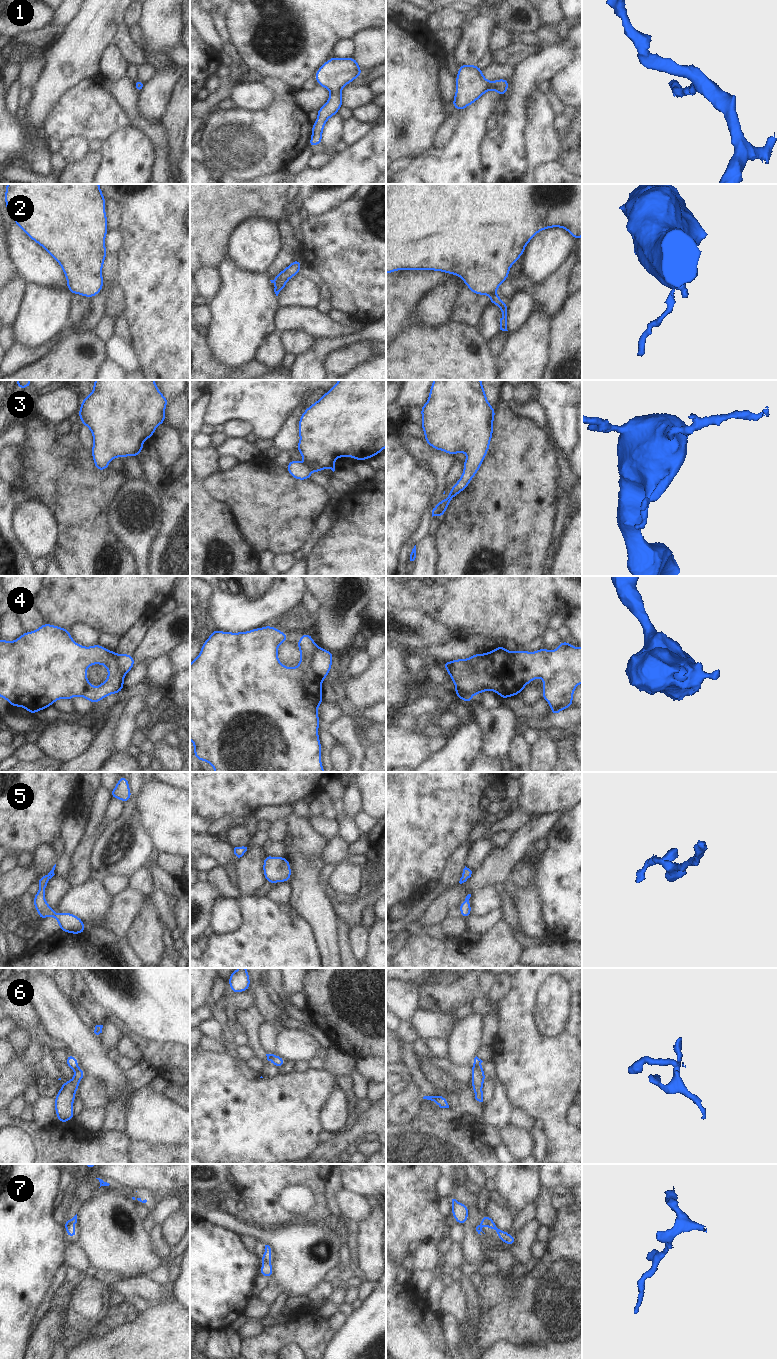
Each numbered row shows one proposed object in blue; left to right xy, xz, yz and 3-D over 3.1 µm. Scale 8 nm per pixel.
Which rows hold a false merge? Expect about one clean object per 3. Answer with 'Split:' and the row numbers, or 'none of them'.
Split: 2, 4, 6, 7

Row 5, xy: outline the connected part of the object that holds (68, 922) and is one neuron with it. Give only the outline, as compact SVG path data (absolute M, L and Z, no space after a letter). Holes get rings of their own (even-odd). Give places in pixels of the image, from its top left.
M56 864L53 866L52 870L45 874L43 877L37 880L39 884L39 890L37 894L33 897L33 903L35 905L35 910L39 914L40 920L46 917L54 917L60 926L60 930L71 934L81 934L85 932L84 922L72 913L55 913L54 909L45 900L45 889L48 881L55 875Z

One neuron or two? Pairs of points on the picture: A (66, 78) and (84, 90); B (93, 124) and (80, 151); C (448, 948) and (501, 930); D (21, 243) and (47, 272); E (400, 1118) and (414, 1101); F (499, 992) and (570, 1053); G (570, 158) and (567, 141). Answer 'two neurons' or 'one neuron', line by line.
A: two neurons
B: two neurons
C: one neuron
D: one neuron
E: one neuron
F: two neurons
G: one neuron

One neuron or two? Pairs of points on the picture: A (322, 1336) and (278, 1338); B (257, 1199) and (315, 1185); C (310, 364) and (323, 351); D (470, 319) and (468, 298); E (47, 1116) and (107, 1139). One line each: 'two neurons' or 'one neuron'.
A: one neuron
B: one neuron
C: one neuron
D: one neuron
E: two neurons

